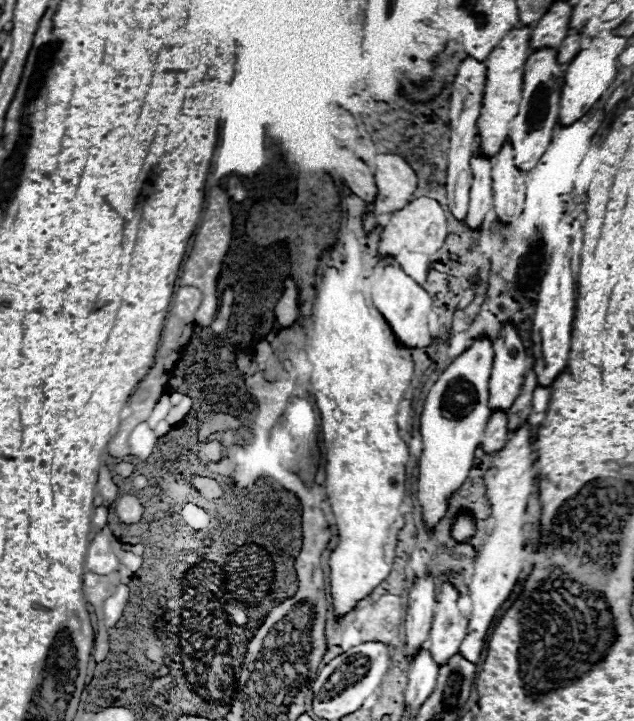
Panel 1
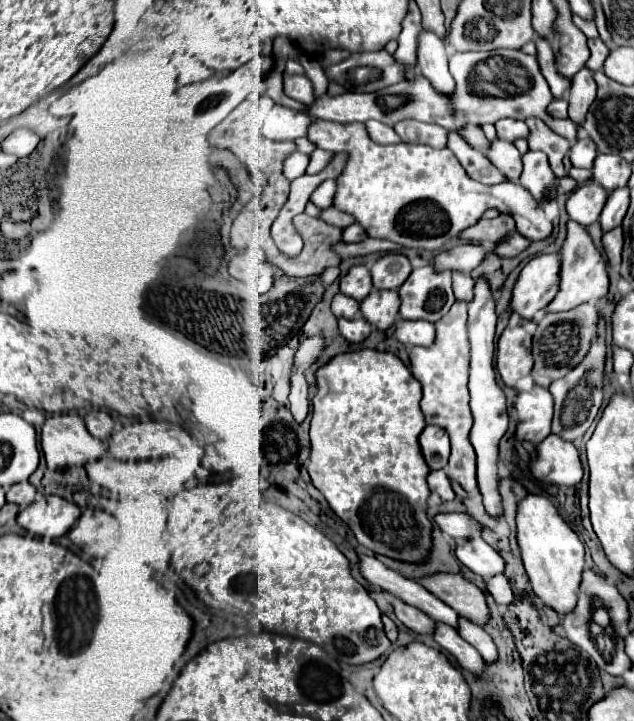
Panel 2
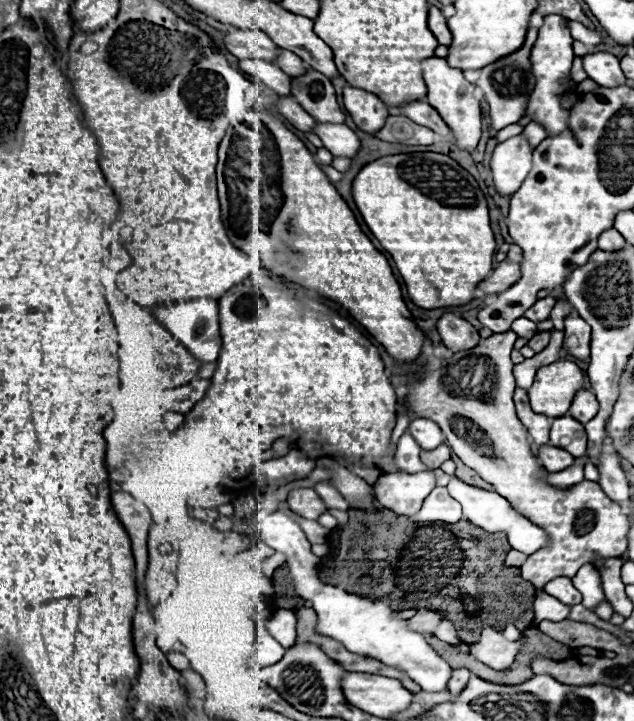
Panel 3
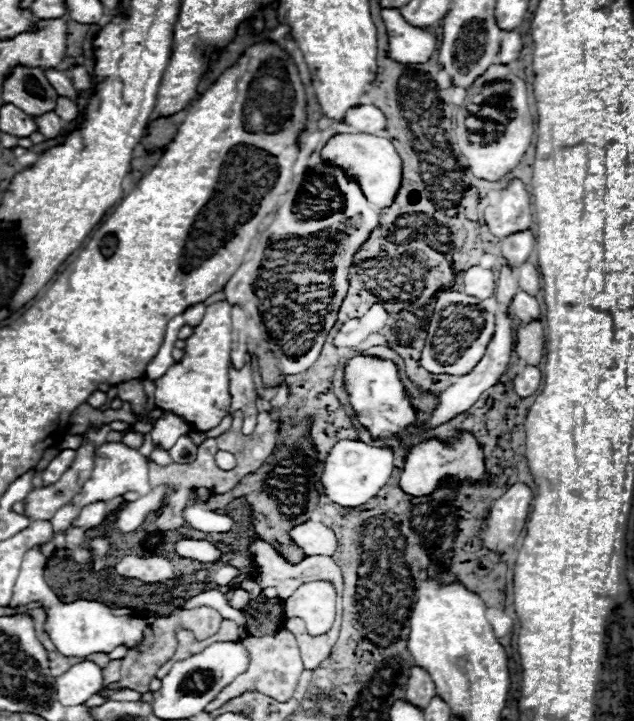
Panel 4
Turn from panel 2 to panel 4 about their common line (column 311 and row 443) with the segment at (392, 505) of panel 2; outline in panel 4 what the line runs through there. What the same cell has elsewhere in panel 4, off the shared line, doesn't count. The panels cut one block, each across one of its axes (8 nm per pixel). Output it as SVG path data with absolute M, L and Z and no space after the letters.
M466 432L460 442L454 442L450 446L444 446L438 440L430 440L430 442L424 442L424 444L418 444L416 448L412 448L408 454L402 478L400 478L400 488L406 494L424 496L424 494L430 494L444 476L458 476L458 478L476 480L482 474L484 474L482 450L480 450L478 442L472 438L472 434Z

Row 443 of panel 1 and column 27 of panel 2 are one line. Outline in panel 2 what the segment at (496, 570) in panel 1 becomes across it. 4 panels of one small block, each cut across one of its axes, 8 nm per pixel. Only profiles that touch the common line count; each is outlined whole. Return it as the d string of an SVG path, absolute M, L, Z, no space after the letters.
M48 496L20 510L18 524L26 528L22 536L34 538L34 532L36 536L42 536L38 538L42 538L44 542L57 543L56 539L66 536L80 516L82 510L74 502L68 502L60 496Z

